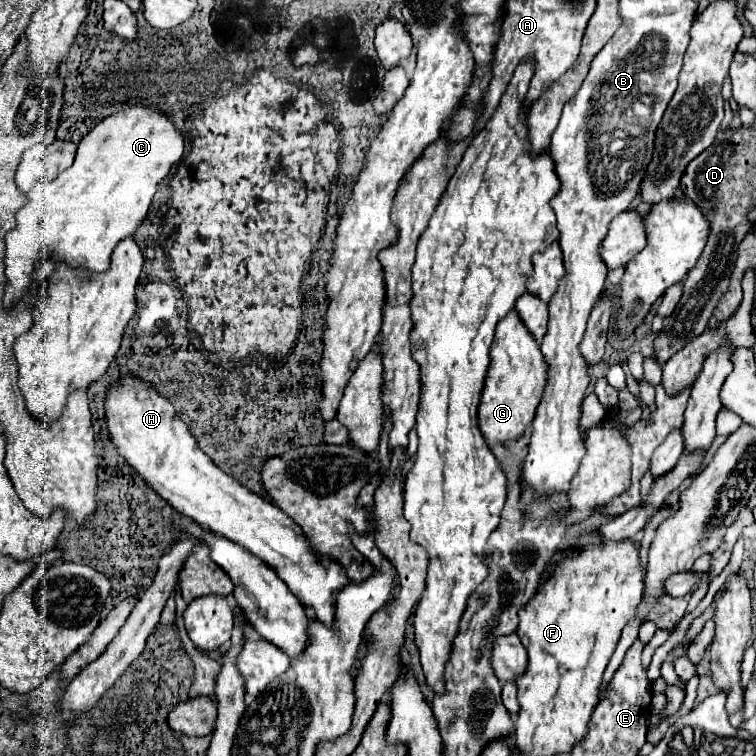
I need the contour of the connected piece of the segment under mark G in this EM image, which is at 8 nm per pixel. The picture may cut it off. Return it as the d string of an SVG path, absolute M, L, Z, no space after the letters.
M510 310L496 326L494 342L490 346L490 368L478 406L478 424L488 444L518 440L524 434L540 404L546 386L546 372L548 366L544 366L534 336L522 324L518 312Z

